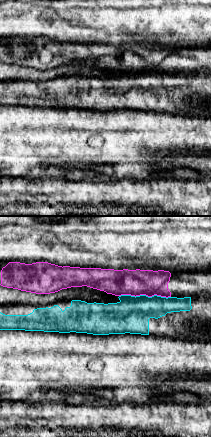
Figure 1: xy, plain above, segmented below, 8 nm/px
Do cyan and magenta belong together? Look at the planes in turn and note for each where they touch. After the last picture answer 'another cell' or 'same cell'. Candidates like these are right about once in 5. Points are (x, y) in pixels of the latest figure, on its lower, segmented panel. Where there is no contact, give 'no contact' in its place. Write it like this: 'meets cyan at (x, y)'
meets cyan at (145, 295)

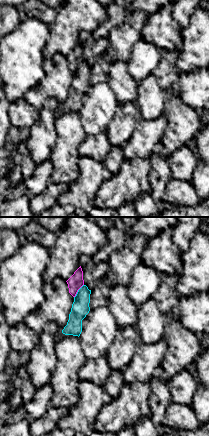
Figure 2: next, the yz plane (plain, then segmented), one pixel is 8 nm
meets cyan at (78, 291)

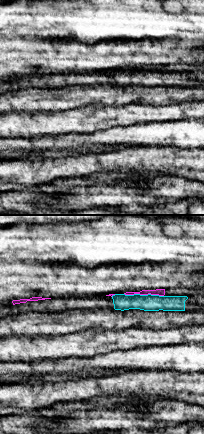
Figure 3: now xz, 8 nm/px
meets cyan at (144, 295)

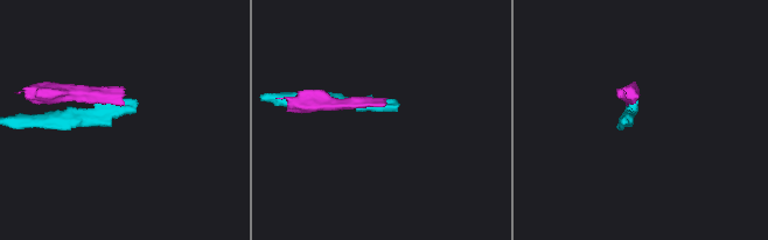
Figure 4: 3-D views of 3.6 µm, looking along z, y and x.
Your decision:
another cell

